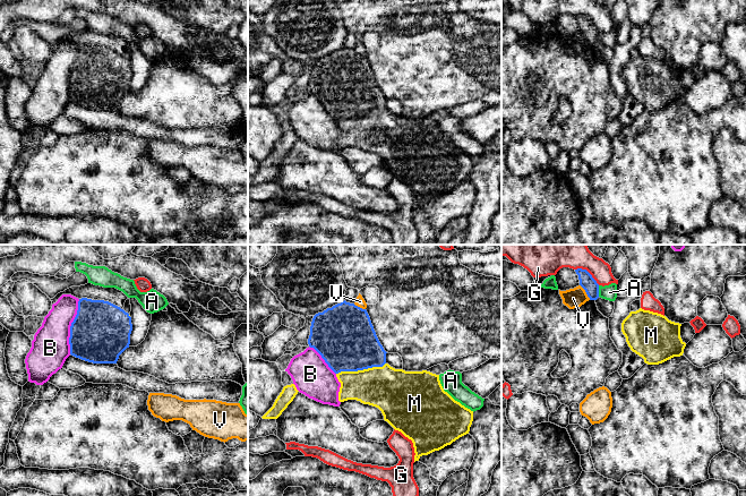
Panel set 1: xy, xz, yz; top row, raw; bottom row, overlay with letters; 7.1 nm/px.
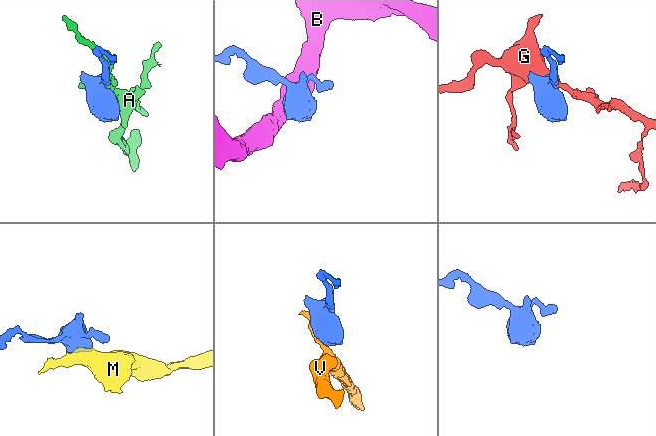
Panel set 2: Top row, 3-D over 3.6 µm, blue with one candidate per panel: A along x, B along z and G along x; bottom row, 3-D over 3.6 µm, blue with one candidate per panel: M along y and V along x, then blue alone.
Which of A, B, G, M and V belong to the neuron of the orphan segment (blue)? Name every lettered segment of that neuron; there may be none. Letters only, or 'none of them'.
M

